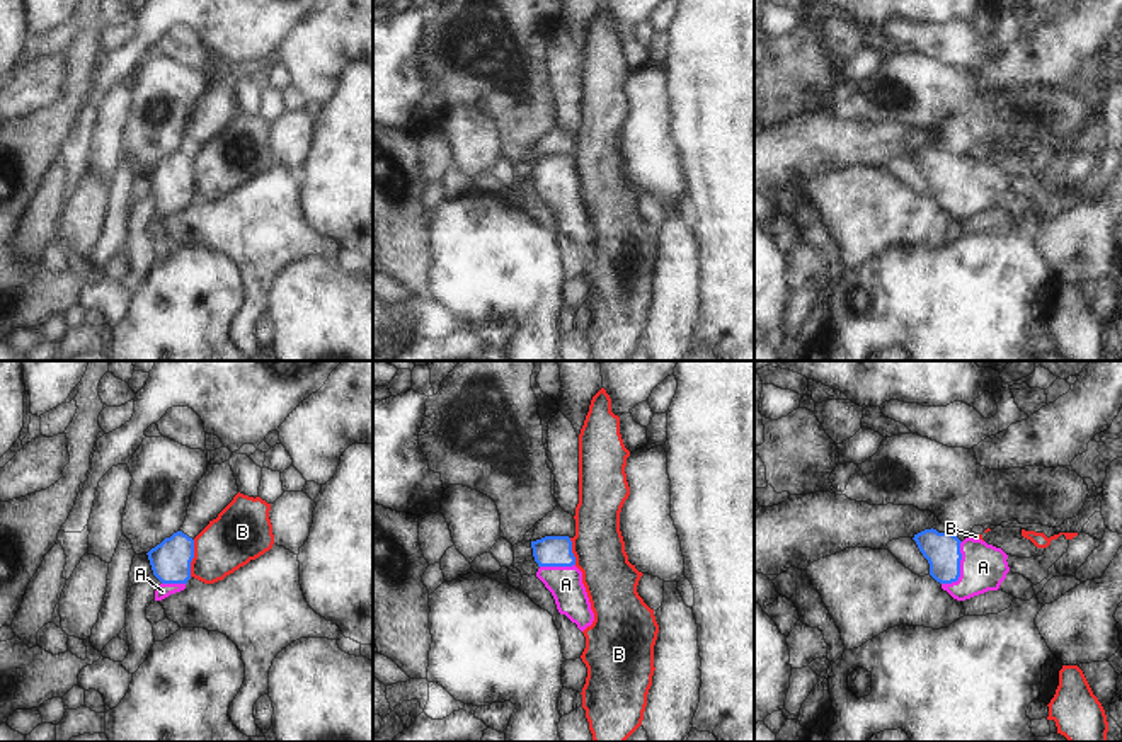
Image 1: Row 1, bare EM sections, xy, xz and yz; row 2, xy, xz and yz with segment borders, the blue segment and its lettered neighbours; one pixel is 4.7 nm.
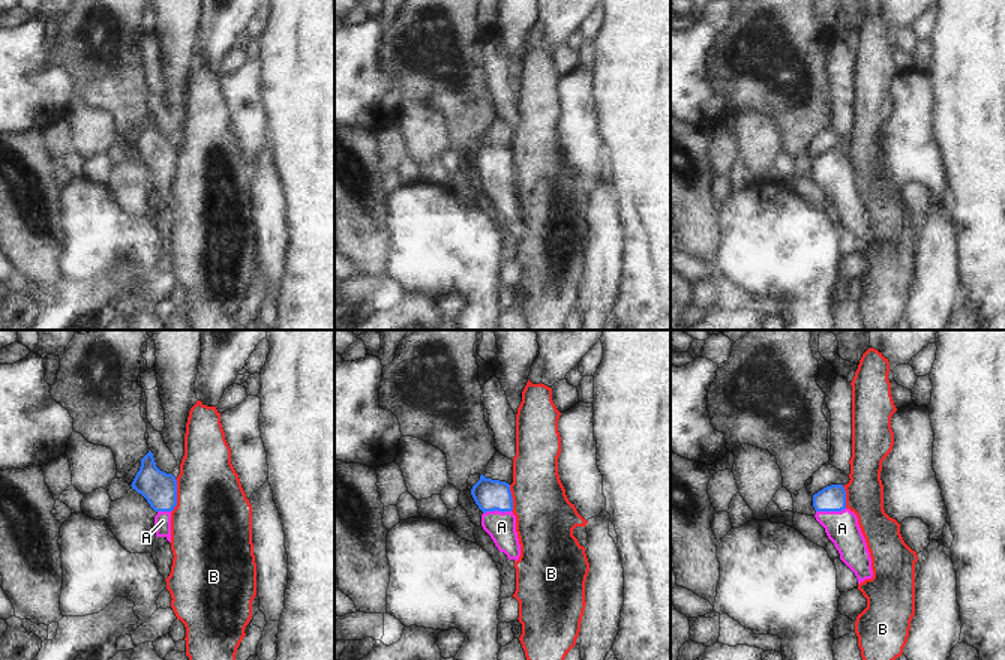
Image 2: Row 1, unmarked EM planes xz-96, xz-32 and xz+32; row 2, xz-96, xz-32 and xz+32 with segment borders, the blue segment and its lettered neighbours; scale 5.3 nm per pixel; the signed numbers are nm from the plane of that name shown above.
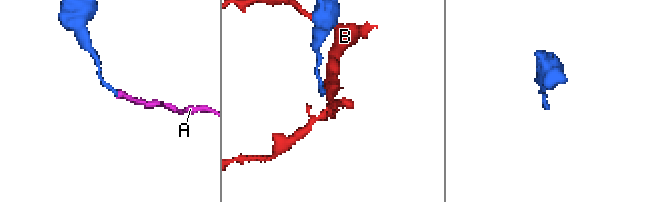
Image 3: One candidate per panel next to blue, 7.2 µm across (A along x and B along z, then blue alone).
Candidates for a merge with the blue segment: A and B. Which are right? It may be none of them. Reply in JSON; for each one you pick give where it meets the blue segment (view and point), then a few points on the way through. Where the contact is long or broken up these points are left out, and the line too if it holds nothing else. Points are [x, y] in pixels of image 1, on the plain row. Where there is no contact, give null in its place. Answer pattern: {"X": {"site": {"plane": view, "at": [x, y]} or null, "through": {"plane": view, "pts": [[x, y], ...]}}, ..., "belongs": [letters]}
{"A": {"site": {"plane": "yz", "at": [959, 188]}, "through": {"plane": "yz", "pts": [[942, 169], [959, 188], [983, 186]]}}, "belongs": ["A"]}

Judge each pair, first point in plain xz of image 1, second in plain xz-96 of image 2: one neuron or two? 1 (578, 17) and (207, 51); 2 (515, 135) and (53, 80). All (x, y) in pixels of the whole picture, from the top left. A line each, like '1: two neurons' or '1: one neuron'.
1: two neurons
2: two neurons

